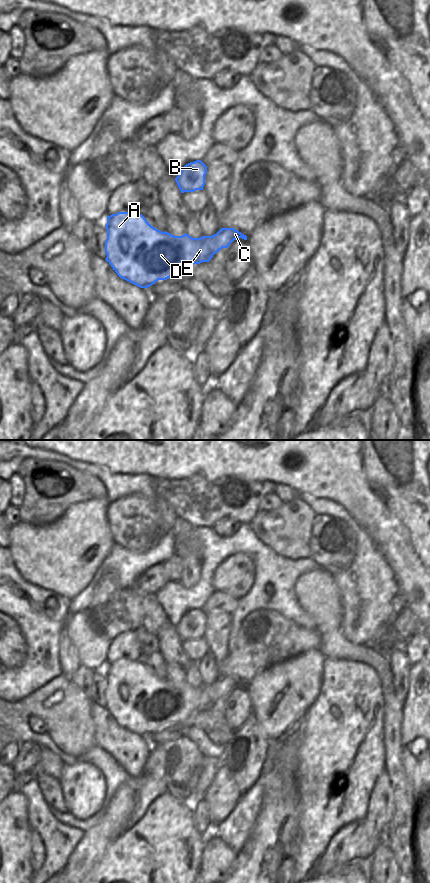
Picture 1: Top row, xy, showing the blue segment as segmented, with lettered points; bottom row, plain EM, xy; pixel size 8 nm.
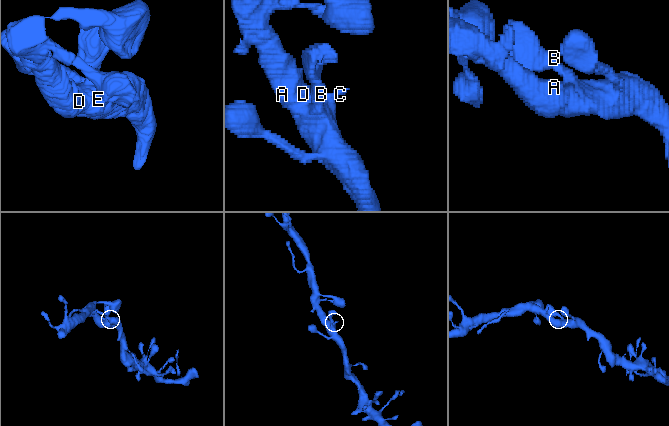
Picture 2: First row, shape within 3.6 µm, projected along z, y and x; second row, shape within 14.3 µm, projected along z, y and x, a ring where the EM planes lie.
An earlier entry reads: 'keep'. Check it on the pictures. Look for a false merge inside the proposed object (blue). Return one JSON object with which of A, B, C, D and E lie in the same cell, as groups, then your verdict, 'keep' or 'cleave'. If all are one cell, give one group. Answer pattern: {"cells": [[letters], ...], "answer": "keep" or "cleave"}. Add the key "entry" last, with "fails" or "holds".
{"cells": [["A", "B", "C", "D", "E"]], "answer": "keep", "entry": "holds"}

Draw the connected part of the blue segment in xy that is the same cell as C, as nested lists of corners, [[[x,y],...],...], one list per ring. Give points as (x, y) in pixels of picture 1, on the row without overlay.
[[[139,660],[107,664],[106,709],[117,723],[148,736],[158,728],[182,722],[194,712],[209,710],[222,696],[247,684],[234,676],[221,676],[212,684],[174,684],[154,676]]]

